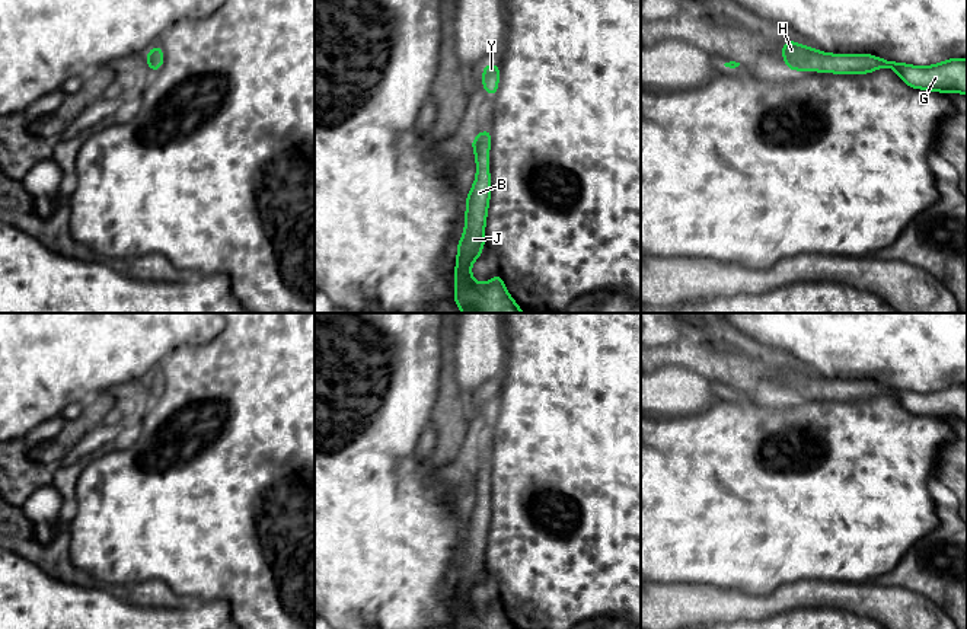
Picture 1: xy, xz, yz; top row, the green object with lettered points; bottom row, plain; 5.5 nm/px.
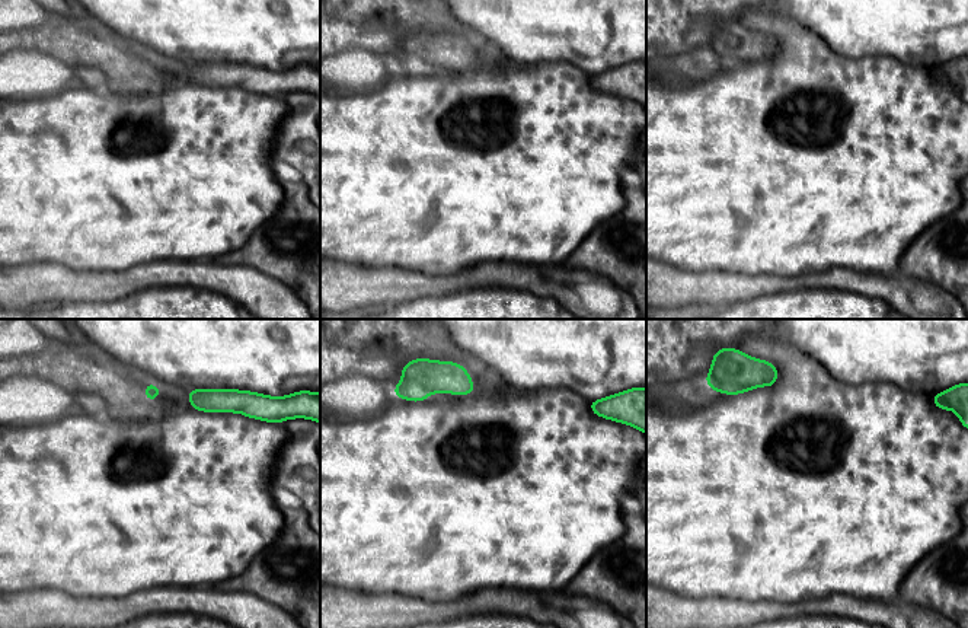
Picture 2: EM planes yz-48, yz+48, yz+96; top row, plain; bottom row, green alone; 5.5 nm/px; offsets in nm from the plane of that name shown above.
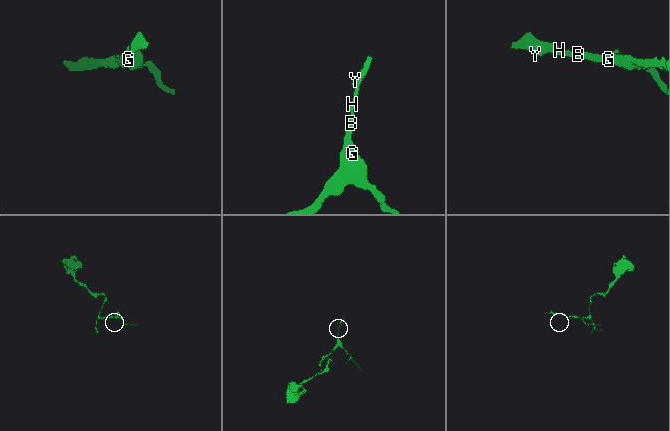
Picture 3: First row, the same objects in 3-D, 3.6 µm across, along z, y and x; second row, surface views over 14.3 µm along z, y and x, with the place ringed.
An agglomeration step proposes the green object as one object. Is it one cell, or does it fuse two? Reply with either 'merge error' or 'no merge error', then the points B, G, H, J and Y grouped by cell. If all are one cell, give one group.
no merge error; groups B G H J Y

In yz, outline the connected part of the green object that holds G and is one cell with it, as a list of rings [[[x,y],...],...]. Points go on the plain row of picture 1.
[[[786,365],[782,383],[789,396],[837,400],[867,400],[881,393],[893,395],[913,415],[958,418],[967,422],[967,384],[950,384],[935,392],[917,393],[869,380],[826,380]]]

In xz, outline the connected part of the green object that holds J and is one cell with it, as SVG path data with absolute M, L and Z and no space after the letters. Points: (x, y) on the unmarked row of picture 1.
M489 454L472 466L476 483L476 505L466 526L465 559L456 575L454 629L516 629L505 616L500 600L488 609L479 610L470 598L470 593L481 582L485 569L484 558L491 523L489 472Z

